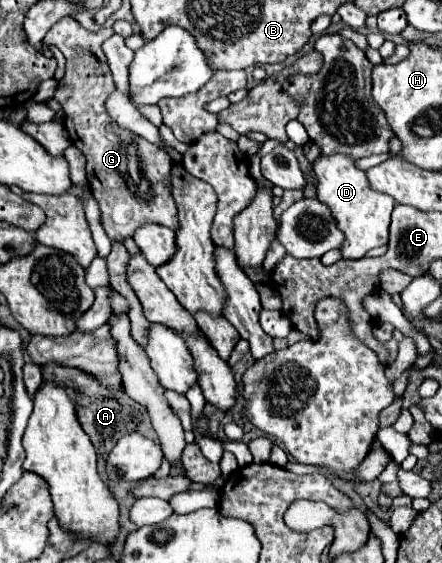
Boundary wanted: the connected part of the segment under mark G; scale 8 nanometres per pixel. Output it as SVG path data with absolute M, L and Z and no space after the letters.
M72 17L60 19L46 33L44 43L56 45L66 59L62 87L58 87L54 99L64 109L64 127L68 129L74 145L86 157L86 171L92 195L100 203L102 225L110 239L122 241L132 235L142 223L160 223L174 229L174 199L170 195L170 167L172 159L140 135L120 127L106 111L106 99L116 89L112 73L108 69L106 57L102 53L102 43L112 35L112 31L102 29L98 33L86 31Z

